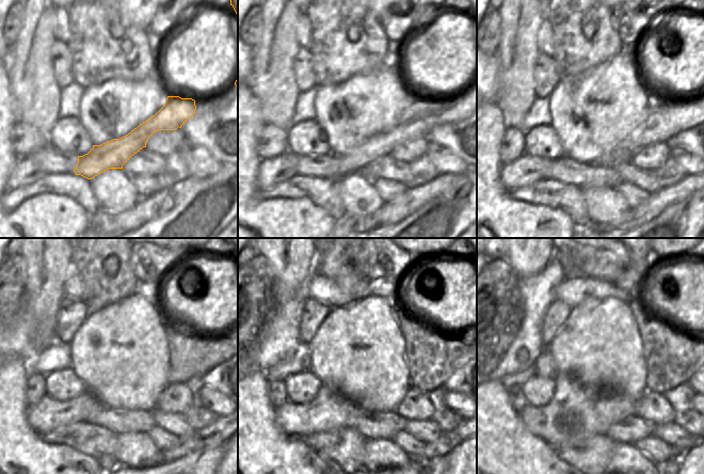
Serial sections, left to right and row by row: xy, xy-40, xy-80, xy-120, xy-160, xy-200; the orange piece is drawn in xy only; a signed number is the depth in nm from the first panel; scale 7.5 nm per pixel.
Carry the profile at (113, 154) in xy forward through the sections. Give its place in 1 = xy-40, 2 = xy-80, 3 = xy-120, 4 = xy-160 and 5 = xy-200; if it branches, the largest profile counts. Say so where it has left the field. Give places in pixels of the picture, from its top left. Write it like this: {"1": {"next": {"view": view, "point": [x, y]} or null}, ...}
{"1": {"next": {"view": "xy-40", "point": [421, 114]}}, "2": {"next": {"view": "xy-80", "point": [667, 117]}}, "3": {"next": {"view": "xy-120", "point": [191, 357]}}, "4": {"next": {"view": "xy-160", "point": [432, 358]}}, "5": {"next": {"view": "xy-200", "point": [671, 357]}}}

